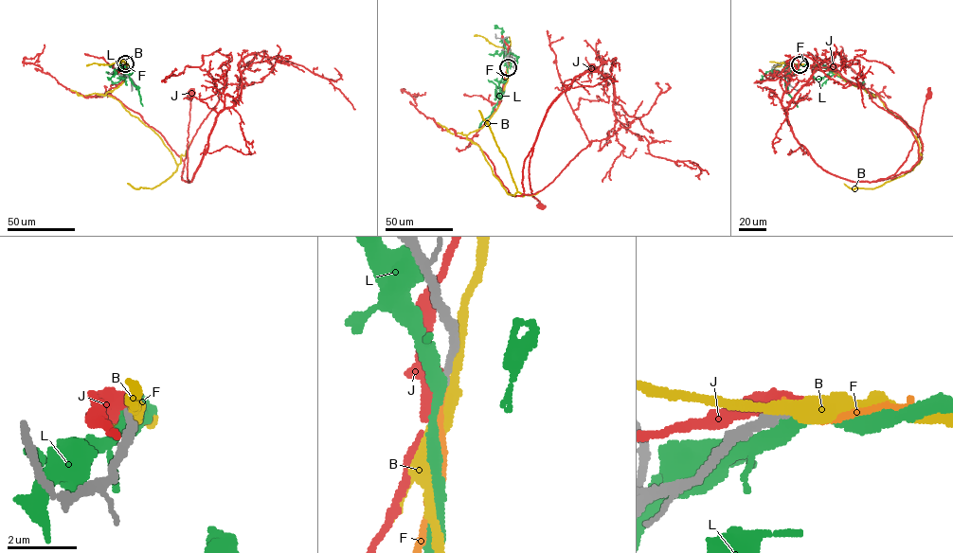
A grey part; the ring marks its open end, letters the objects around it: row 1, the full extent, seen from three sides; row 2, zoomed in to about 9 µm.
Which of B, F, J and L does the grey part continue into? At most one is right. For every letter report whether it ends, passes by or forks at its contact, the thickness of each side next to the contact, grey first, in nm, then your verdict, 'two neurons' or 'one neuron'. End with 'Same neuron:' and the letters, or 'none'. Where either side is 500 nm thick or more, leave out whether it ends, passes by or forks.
B: it passes by; 240 nm thick on the grey side, 320 nm on the other; two neurons
F: it ends there; 200 nm thick on the grey side, 190 nm on the other; two neurons
J: it passes by; 200 nm thick on the grey side, 440 nm on the other; two neurons
L: it passes by; 220 nm thick on the grey side, 320 nm on the other; two neurons
Same neuron: none

